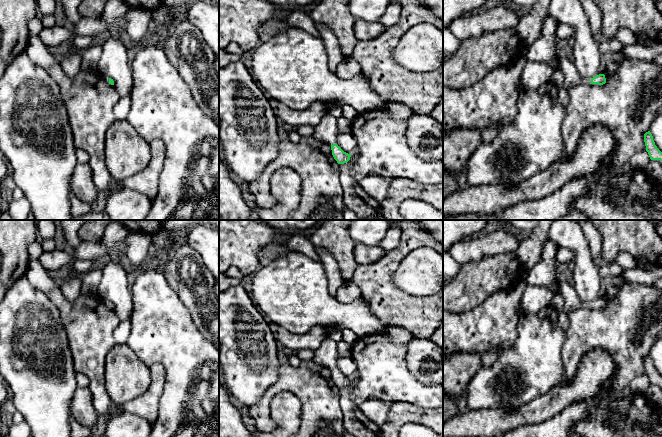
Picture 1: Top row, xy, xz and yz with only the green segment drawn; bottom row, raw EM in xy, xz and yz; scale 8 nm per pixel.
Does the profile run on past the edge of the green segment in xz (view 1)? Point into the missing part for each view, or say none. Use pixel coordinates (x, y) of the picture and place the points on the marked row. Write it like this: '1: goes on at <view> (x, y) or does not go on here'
1: goes on at xz (326, 130)

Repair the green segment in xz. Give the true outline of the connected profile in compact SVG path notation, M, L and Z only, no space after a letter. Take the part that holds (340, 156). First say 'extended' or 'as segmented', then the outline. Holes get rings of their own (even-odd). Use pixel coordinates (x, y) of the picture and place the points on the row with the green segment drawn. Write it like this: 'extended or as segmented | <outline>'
extended | M326 114L321 121L314 127L313 137L319 141L326 142L331 146L332 155L338 164L347 163L351 154L344 152L336 144L338 134L337 118Z

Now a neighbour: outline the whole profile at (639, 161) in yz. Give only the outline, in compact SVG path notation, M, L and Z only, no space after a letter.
M646 150L637 152L629 159L626 168L632 170L645 170L650 160Z

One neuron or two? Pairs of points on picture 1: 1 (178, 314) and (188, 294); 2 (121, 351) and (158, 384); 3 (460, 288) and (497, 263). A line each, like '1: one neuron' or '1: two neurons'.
1: two neurons
2: two neurons
3: one neuron

